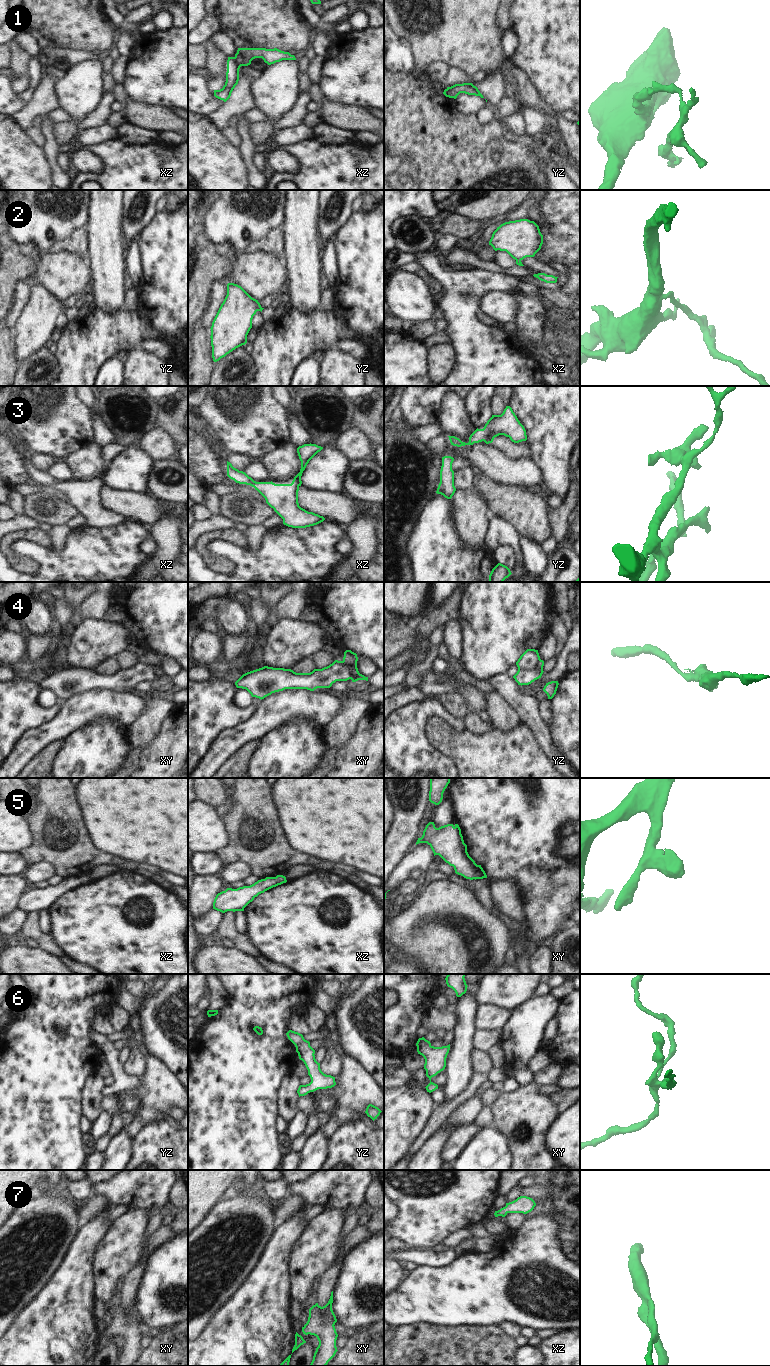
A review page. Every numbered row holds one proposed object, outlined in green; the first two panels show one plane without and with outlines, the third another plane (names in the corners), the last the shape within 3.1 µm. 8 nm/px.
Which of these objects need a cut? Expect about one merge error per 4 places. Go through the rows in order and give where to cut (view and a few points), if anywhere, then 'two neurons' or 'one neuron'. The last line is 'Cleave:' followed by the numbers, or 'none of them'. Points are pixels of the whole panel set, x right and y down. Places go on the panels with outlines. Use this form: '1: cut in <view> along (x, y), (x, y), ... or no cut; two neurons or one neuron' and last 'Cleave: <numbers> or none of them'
1: cut in xz along (234, 57), (240, 66); two neurons
2: no cut; one neuron
3: no cut; one neuron
4: cut in xy along (356, 664), (350, 667), (350, 678); two neurons
5: no cut; one neuron
6: no cut; one neuron
7: no cut; one neuron
Cleave: 1, 4

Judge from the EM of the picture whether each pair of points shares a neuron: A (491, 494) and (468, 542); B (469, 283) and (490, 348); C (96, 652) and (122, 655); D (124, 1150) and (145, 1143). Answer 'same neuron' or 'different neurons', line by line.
A: different neurons
B: same neuron
C: different neurons
D: different neurons

